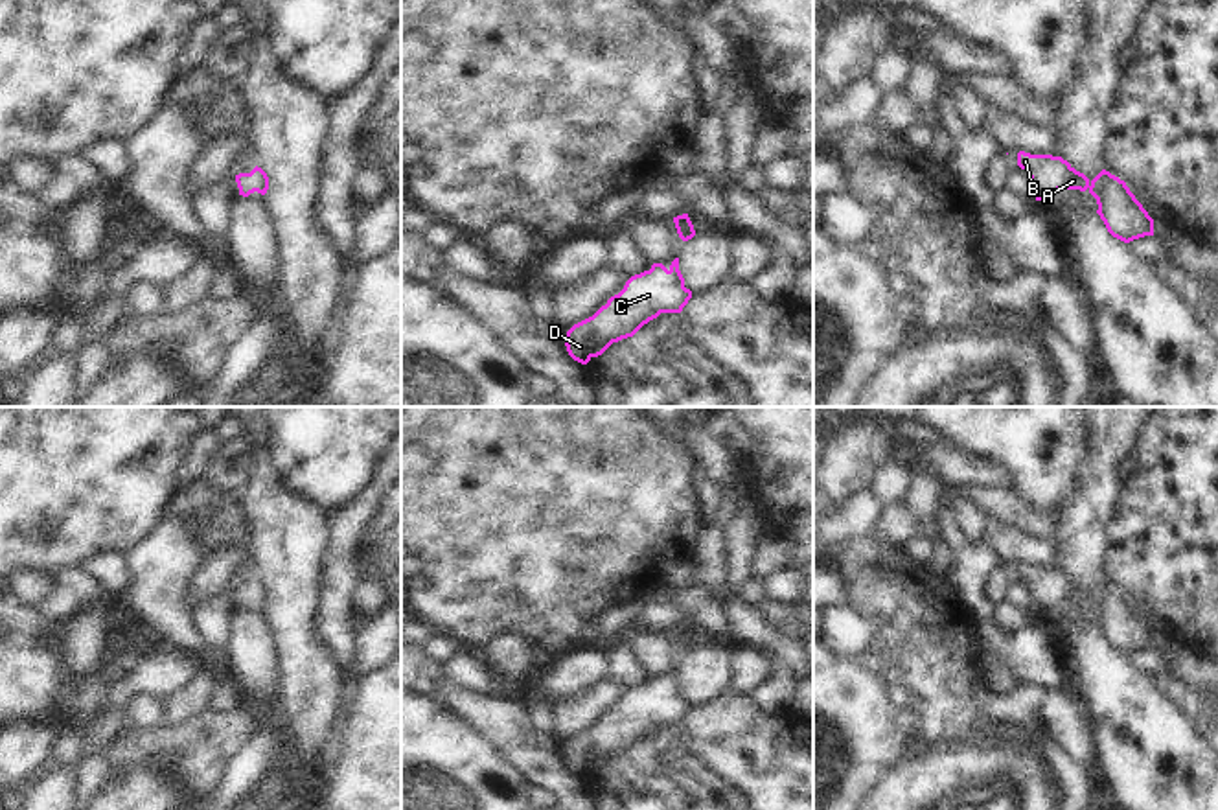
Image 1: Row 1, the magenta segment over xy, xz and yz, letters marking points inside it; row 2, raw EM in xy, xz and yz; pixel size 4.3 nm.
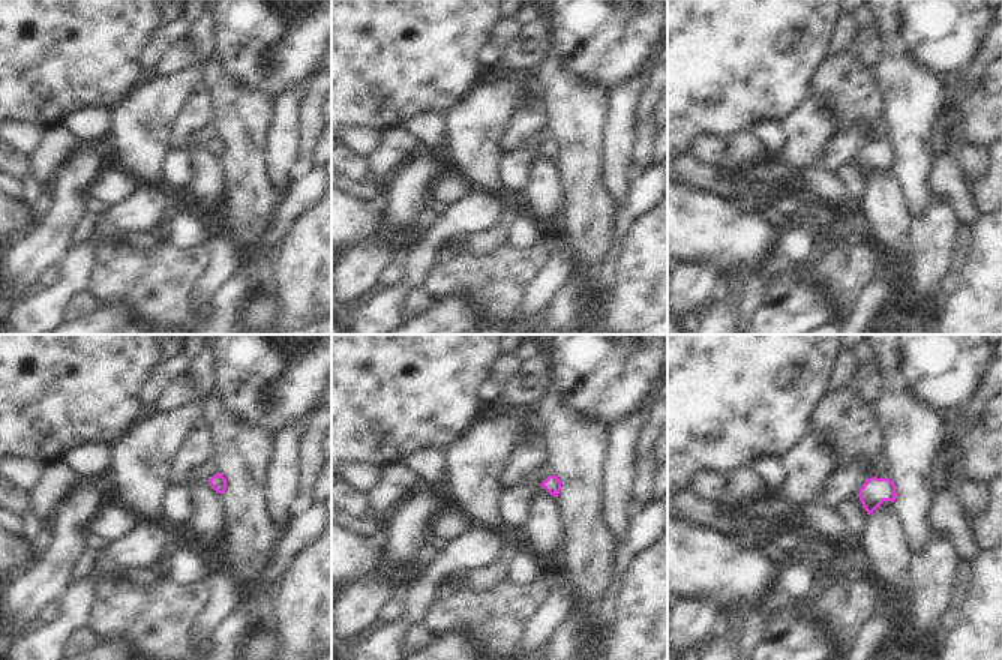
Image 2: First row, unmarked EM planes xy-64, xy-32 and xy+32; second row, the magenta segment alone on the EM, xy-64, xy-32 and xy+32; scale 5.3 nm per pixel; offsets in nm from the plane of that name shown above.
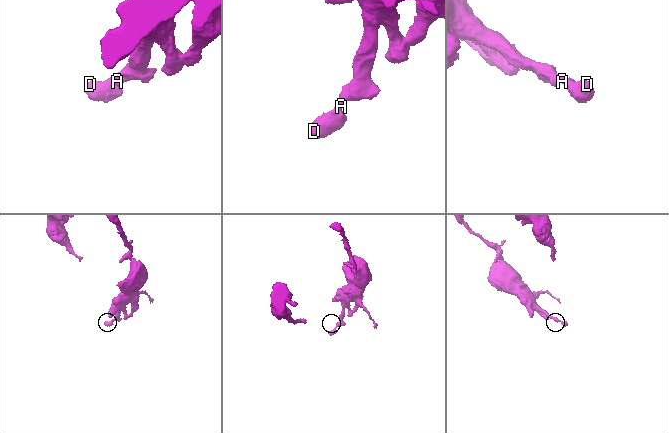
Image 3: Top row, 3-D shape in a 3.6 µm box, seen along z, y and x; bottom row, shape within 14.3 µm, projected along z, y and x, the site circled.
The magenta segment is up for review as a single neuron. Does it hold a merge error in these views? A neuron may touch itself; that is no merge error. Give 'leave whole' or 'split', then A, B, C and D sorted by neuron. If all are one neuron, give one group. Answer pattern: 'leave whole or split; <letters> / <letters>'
leave whole; A B C D

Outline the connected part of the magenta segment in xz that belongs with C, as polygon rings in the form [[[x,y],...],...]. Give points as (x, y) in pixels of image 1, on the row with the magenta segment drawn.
[[[679,258],[666,269],[653,263],[649,271],[631,276],[592,317],[574,324],[565,335],[569,355],[587,364],[613,342],[633,337],[661,313],[681,313],[692,298],[679,271]]]

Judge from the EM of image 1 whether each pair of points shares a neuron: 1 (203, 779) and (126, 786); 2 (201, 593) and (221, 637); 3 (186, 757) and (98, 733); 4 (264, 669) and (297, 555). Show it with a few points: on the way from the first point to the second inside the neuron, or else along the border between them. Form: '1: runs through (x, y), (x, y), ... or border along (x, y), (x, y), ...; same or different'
1: border along (135, 763), (160, 764), (177, 785), (188, 790); different
2: border along (230, 586), (197, 612); different
3: border along (113, 744), (105, 753); different
4: border along (264, 608), (278, 641), (284, 674); different

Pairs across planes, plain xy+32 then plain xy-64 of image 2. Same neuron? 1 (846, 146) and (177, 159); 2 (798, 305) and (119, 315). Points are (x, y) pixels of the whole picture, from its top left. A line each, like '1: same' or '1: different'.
1: different
2: same

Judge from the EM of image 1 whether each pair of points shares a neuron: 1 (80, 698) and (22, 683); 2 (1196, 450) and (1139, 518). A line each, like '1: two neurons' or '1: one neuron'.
1: one neuron
2: one neuron

